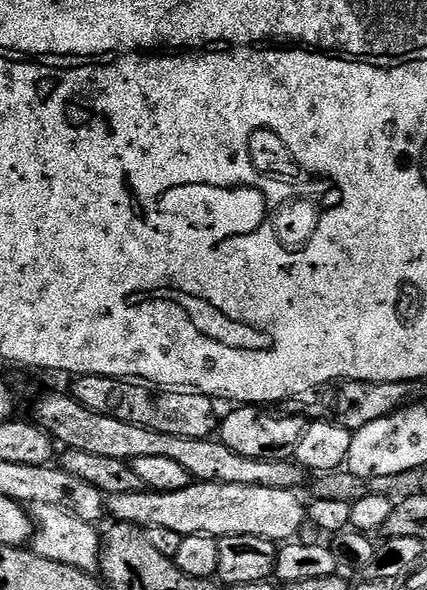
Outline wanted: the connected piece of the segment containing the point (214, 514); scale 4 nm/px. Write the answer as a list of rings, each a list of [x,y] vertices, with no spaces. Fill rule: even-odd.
[[[193,482],[177,492],[145,490],[134,494],[118,494],[107,497],[106,512],[113,521],[134,524],[145,530],[166,526],[178,535],[237,536],[254,534],[254,538],[266,538],[288,542],[303,524],[306,524],[306,504],[296,497],[291,488],[263,488],[257,484],[218,484]]]

